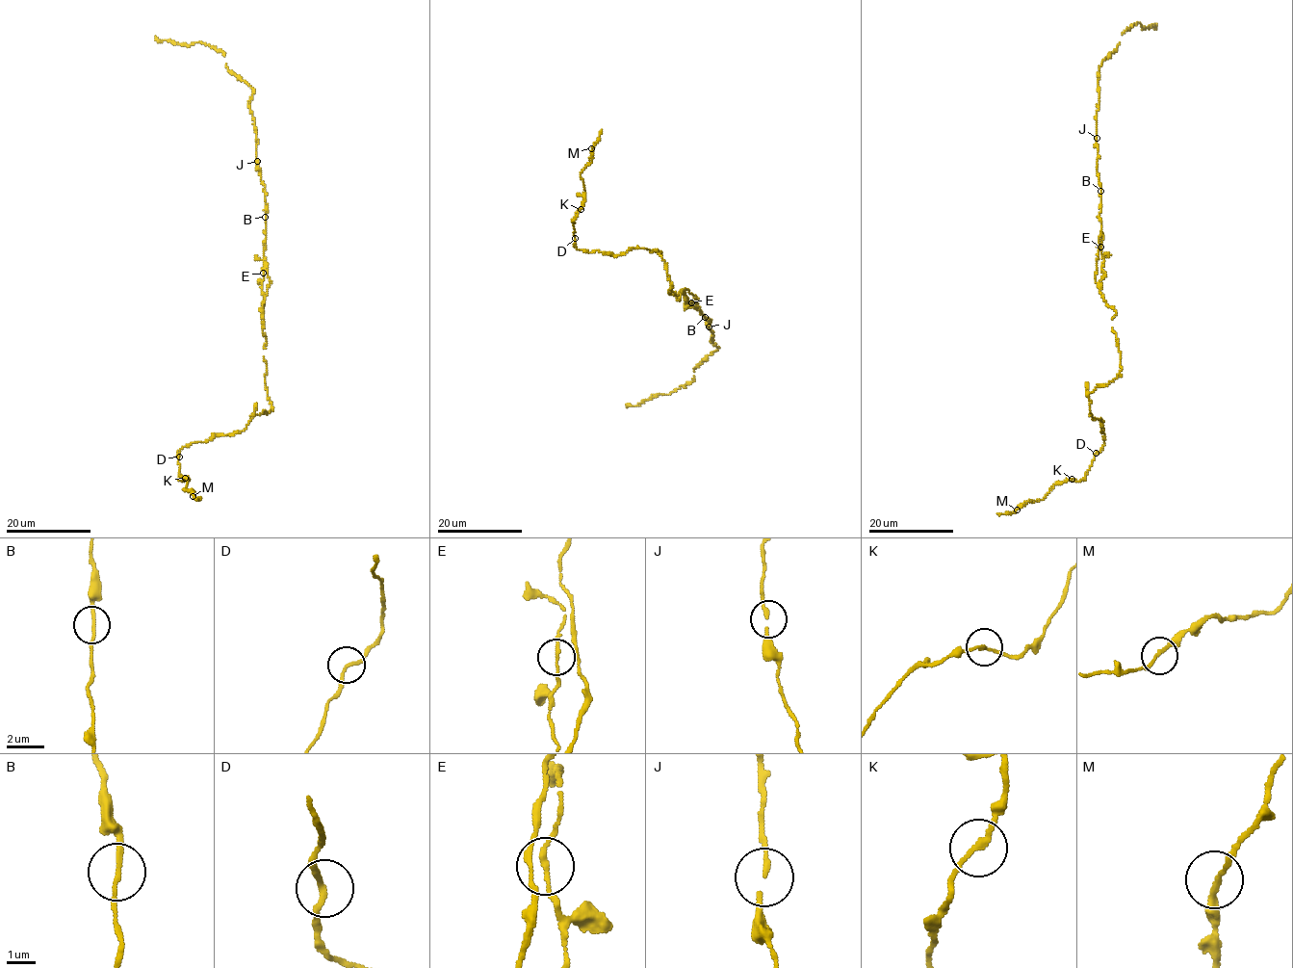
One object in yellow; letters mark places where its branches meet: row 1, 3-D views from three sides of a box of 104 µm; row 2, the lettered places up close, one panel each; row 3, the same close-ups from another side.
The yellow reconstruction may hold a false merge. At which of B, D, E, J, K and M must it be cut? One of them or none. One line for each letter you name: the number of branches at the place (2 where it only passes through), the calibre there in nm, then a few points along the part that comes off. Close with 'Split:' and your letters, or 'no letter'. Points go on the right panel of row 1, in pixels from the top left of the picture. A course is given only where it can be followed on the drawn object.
Split: no letter

